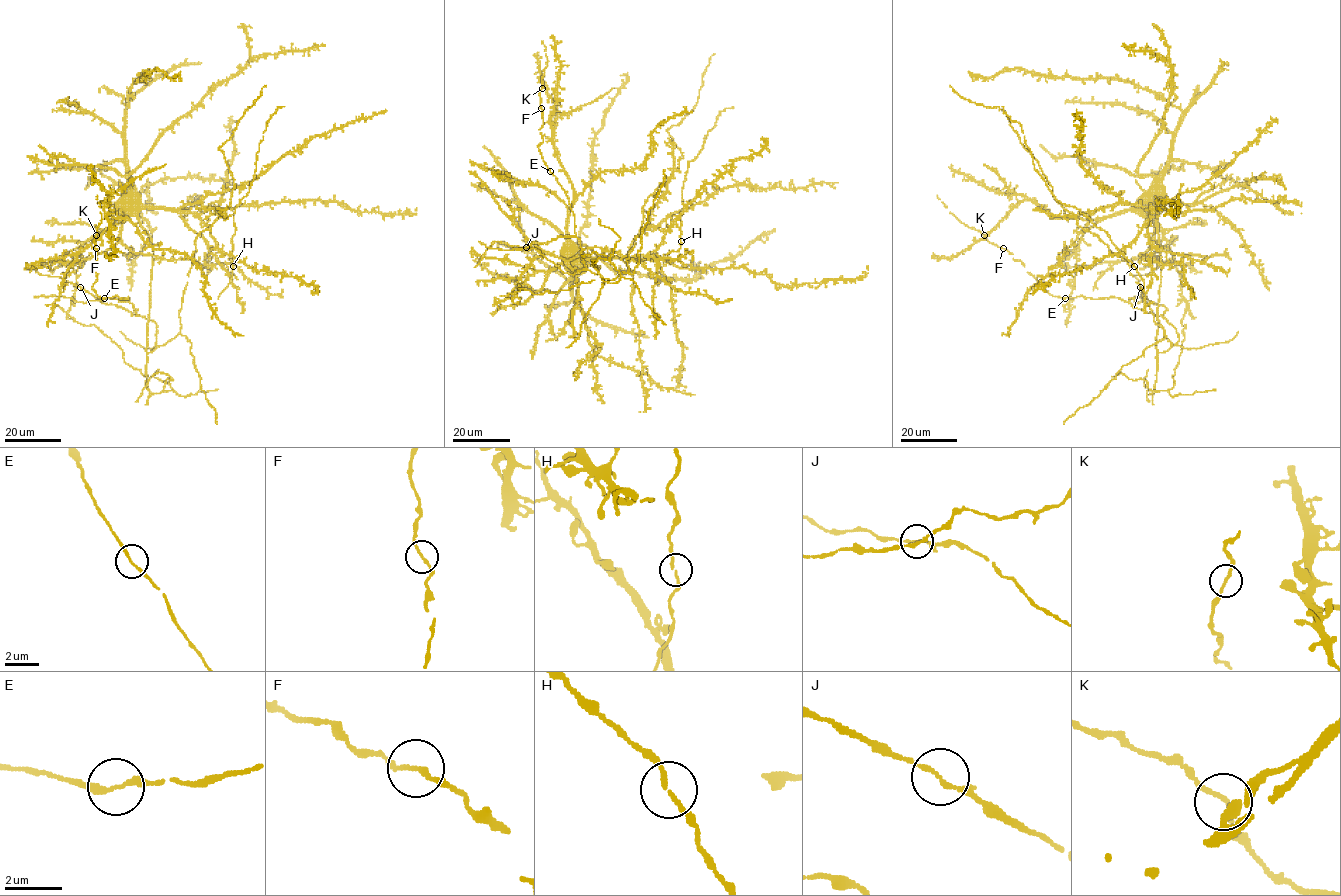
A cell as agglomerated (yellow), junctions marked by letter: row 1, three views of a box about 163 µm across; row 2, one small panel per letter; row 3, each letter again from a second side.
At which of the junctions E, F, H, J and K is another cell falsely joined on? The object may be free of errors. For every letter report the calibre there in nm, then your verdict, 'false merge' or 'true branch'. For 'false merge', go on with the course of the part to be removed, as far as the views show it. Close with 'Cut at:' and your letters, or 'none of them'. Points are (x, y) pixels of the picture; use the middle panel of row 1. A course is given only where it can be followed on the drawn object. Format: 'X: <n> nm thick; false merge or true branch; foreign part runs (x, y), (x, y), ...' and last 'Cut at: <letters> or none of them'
E: 160 nm thick; true branch
F: 150 nm thick; true branch
H: 140 nm thick; true branch
J: 140 nm thick; true branch
K: 140 nm thick; true branch
Cut at: none of them

